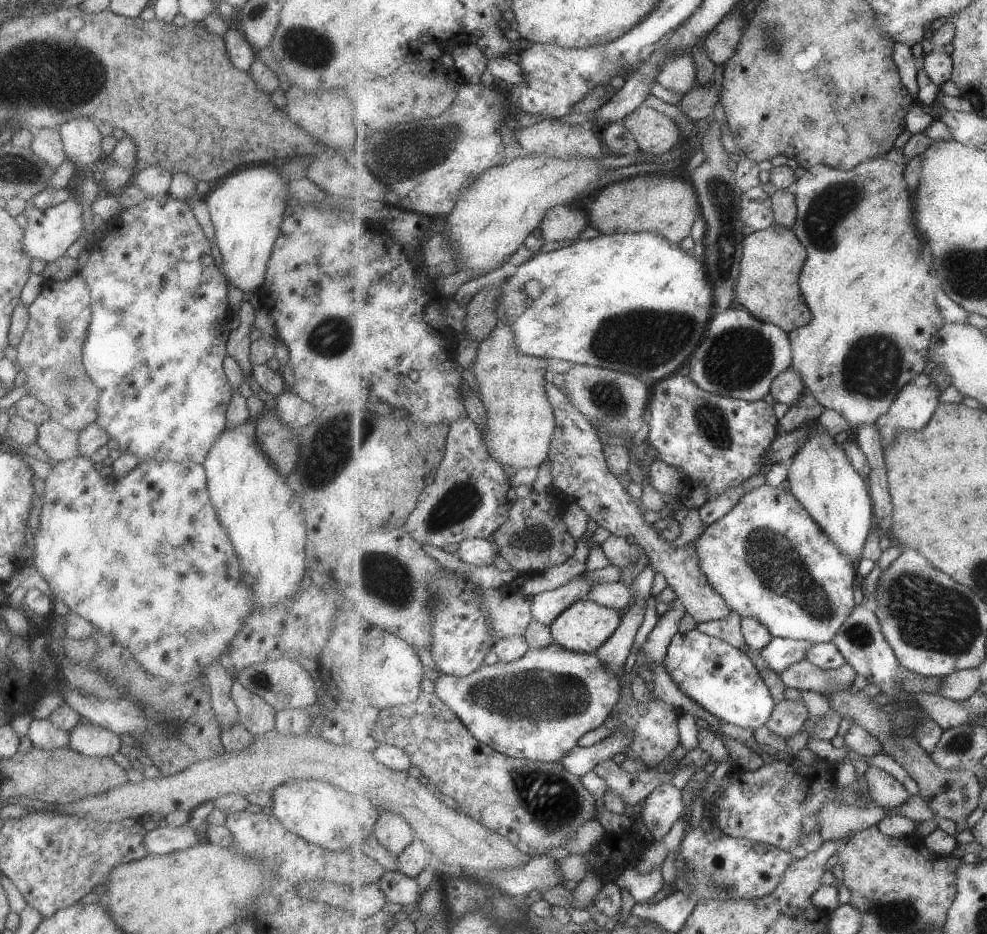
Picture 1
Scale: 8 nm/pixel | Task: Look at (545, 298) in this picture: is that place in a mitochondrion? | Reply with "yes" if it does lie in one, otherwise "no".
no

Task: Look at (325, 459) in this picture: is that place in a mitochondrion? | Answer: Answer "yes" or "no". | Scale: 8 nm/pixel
yes

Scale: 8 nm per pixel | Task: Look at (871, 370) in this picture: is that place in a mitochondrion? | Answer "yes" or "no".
yes

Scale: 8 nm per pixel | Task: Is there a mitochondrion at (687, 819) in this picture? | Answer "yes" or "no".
no

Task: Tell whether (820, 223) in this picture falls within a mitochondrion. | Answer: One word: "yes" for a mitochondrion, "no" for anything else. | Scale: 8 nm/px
yes

